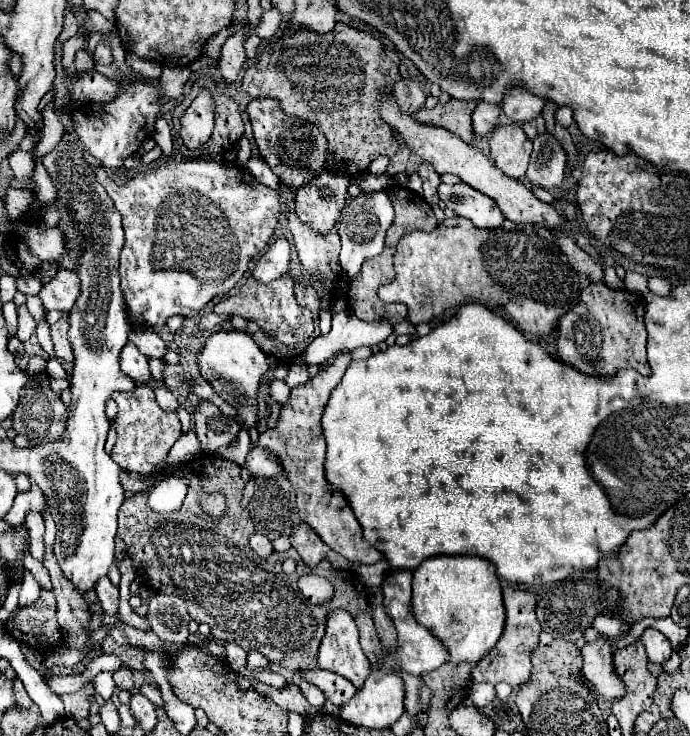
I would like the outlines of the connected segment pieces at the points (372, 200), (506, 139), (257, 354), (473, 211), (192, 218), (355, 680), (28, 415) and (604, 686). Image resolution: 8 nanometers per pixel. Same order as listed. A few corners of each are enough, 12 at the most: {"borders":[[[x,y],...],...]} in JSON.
{"borders":[[[386,191],[342,210],[340,266],[352,278],[384,248],[394,222]],[[516,124],[494,128],[490,156],[508,178],[526,176],[532,142]],[[218,330],[196,362],[200,376],[260,424],[258,386],[274,360],[248,332]],[[468,184],[438,186],[440,200],[478,228],[498,228],[496,204]],[[170,160],[98,182],[122,214],[120,288],[160,330],[266,250],[278,192]],[[344,610],[328,614],[318,668],[362,688],[370,674],[358,626]],[[48,374],[20,392],[12,430],[30,446],[64,438],[68,408]],[[602,638],[582,648],[584,678],[602,700],[626,694],[612,648]]]}

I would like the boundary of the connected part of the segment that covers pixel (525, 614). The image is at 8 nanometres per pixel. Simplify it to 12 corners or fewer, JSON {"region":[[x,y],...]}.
{"region":[[504,586],[506,628],[474,682],[530,680],[542,632],[536,592]]}

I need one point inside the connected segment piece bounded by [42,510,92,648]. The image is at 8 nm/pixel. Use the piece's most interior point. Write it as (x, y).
(72, 614)

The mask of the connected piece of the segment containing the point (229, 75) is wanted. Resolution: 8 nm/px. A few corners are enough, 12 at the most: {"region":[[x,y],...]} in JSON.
{"region":[[242,34],[226,40],[218,62],[226,86],[240,78],[244,64]]}

